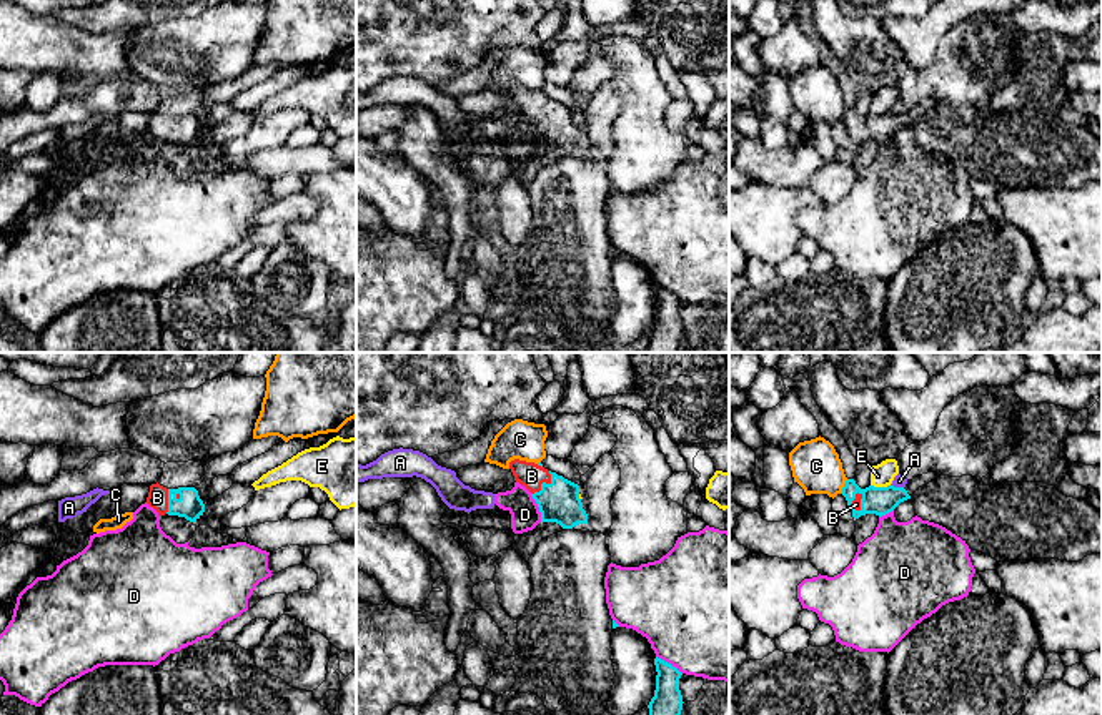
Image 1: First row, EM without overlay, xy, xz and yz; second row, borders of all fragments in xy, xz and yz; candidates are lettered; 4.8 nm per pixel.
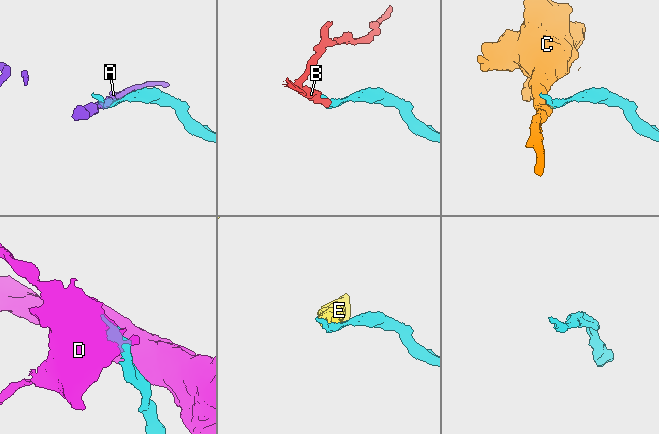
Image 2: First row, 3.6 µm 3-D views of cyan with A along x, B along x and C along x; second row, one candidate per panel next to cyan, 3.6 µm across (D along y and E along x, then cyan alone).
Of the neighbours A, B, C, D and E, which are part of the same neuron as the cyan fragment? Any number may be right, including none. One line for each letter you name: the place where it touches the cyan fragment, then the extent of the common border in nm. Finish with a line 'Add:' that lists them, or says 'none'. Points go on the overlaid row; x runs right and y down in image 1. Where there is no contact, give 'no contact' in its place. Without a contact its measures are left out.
B: meets cyan in xz at (543, 483); contact 150 nm long
Add: B

